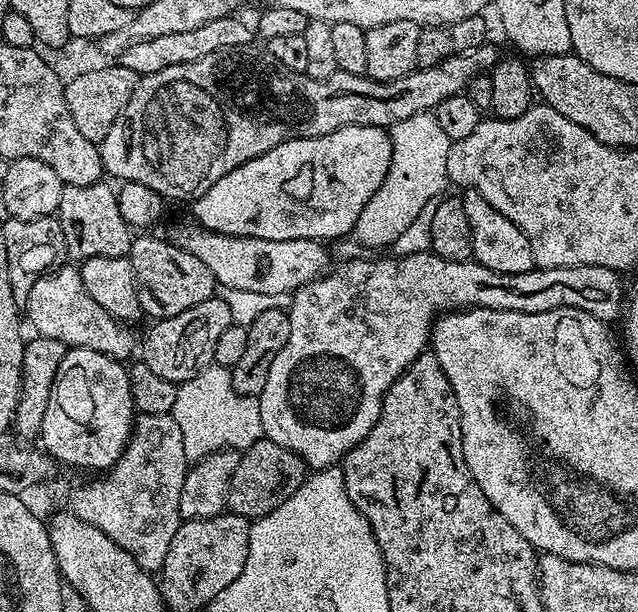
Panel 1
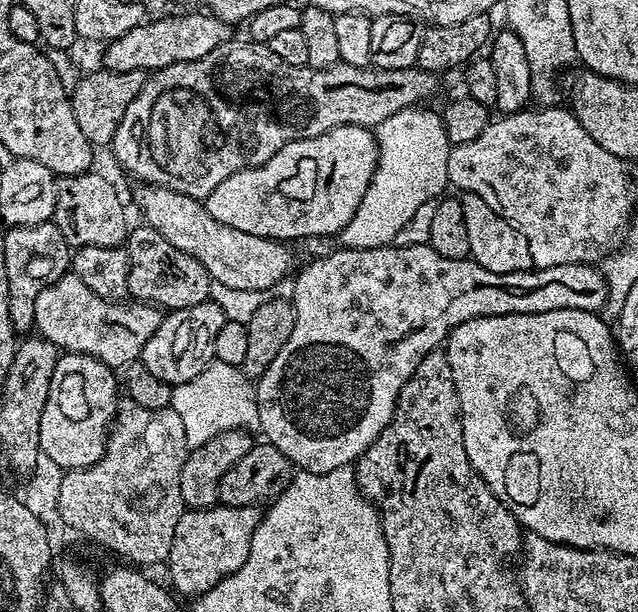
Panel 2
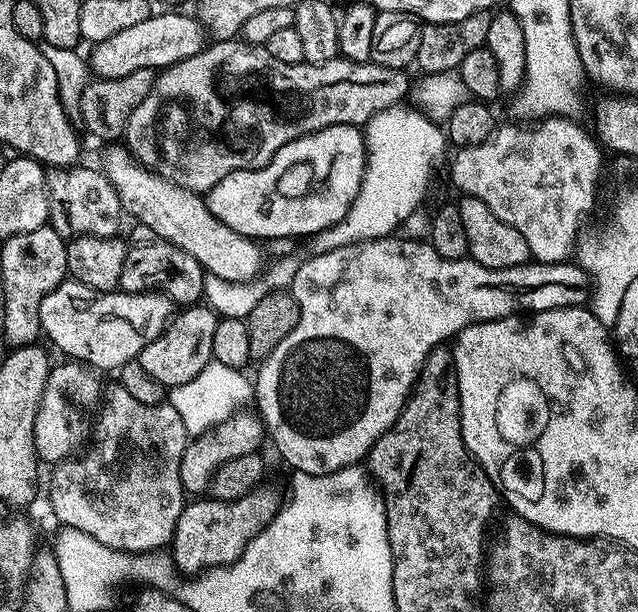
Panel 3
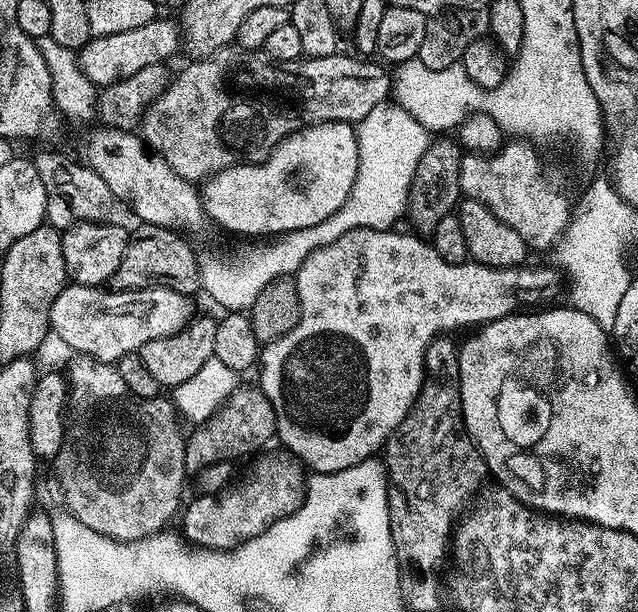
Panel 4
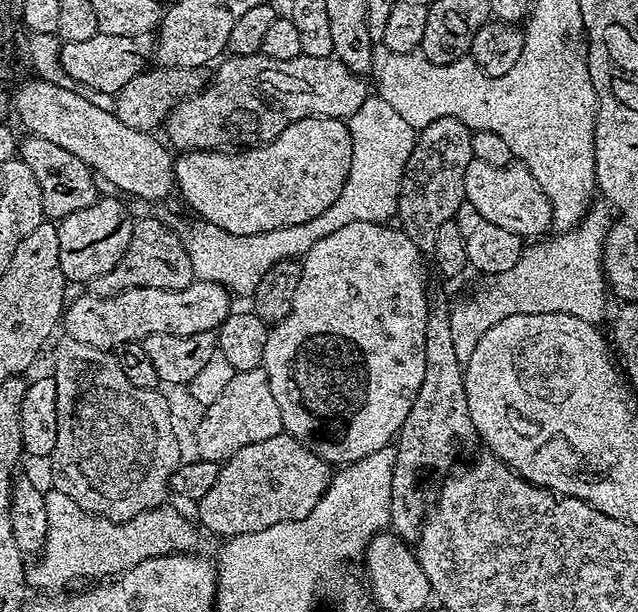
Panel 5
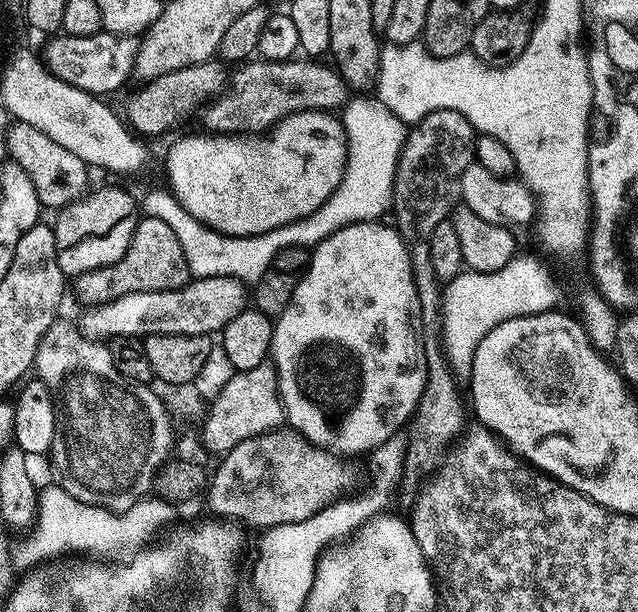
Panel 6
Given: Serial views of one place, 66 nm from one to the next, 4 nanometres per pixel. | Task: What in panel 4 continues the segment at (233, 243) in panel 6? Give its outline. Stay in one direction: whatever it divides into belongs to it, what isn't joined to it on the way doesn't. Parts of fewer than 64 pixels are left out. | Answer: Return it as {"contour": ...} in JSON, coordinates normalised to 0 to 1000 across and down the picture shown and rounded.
{"contour":[[[619,167],[589,170],[574,193],[567,193],[556,204],[558,230],[561,232],[561,284],[555,291],[555,304],[549,310],[549,324],[517,350],[517,356],[498,363],[498,369],[480,369],[480,376],[461,376],[447,379],[418,395],[376,395],[382,399],[364,399],[359,405],[345,405],[340,412],[326,412],[312,420],[313,428],[313,467],[315,472],[339,497],[346,497],[357,510],[382,510],[393,505],[398,487],[411,480],[411,467],[437,451],[461,448],[505,402],[536,389],[549,376],[563,373],[585,373],[586,376],[610,377],[616,369],[635,358],[638,343],[638,324],[643,317],[644,294],[649,291],[650,275],[661,263],[661,255],[674,234],[674,217],[636,180],[630,180]]]}

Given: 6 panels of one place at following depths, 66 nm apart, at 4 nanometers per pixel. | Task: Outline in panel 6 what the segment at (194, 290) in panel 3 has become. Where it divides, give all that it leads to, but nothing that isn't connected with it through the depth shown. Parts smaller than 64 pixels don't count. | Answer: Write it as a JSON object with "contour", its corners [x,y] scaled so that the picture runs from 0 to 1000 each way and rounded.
{"contour":[[[226,353],[213,366],[207,394],[191,423],[172,435],[127,446],[111,459],[110,471],[119,475],[121,487],[132,500],[149,500],[179,493],[201,480],[279,474],[296,456],[292,415],[285,415],[285,400],[279,397],[273,376],[266,376],[254,356]]]}

